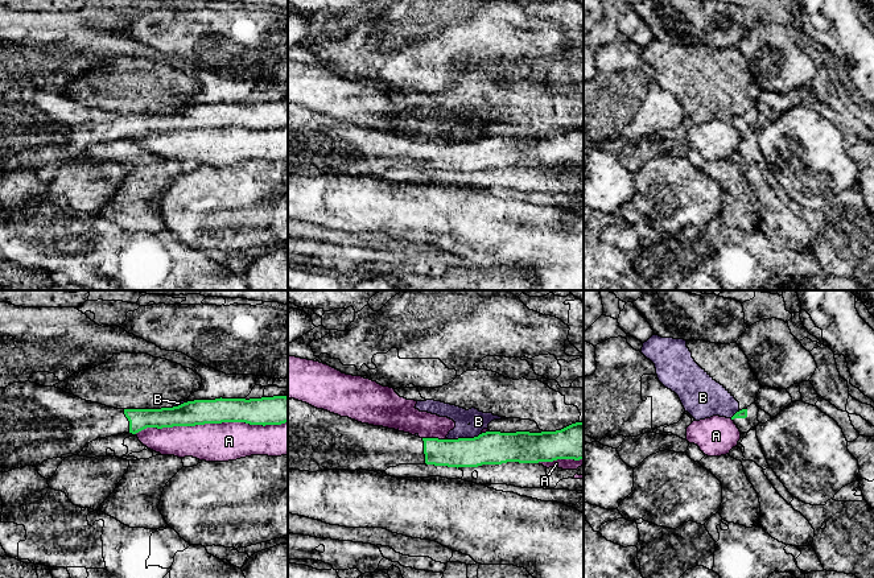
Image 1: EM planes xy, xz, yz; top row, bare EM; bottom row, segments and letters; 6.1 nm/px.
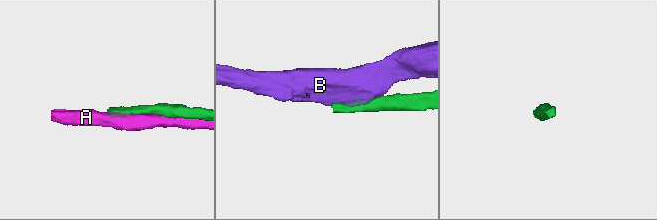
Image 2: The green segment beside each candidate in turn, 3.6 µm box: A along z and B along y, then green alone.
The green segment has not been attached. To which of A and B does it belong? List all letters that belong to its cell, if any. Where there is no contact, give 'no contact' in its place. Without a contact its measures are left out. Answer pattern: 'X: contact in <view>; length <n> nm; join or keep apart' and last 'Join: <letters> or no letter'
A: contact in xy; length 950 nm; keep apart
B: contact in xz; length 220 nm; keep apart
Join: no letter

